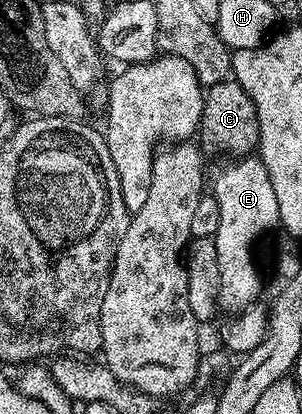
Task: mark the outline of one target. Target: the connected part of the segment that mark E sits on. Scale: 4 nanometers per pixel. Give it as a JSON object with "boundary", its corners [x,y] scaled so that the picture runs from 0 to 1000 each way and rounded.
{"boundary":[[[818,374],[752,386],[752,391],[752,399],[709,428],[702,471],[728,500],[728,539],[715,548],[702,580],[715,597],[715,626],[728,655],[722,725],[732,744],[762,746],[755,751],[798,751],[825,744],[864,720],[854,715],[868,708],[868,659],[841,633],[841,589],[877,553],[924,541],[921,502],[914,500],[914,459],[901,452],[901,432],[887,432],[887,413],[864,384],[841,374]]]}

